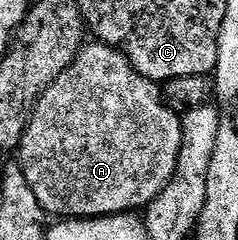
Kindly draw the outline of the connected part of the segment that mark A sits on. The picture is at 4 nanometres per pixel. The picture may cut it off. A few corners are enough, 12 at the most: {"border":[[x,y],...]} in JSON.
{"border":[[114,46],[35,103],[17,161],[59,220],[146,208],[180,115]]}

